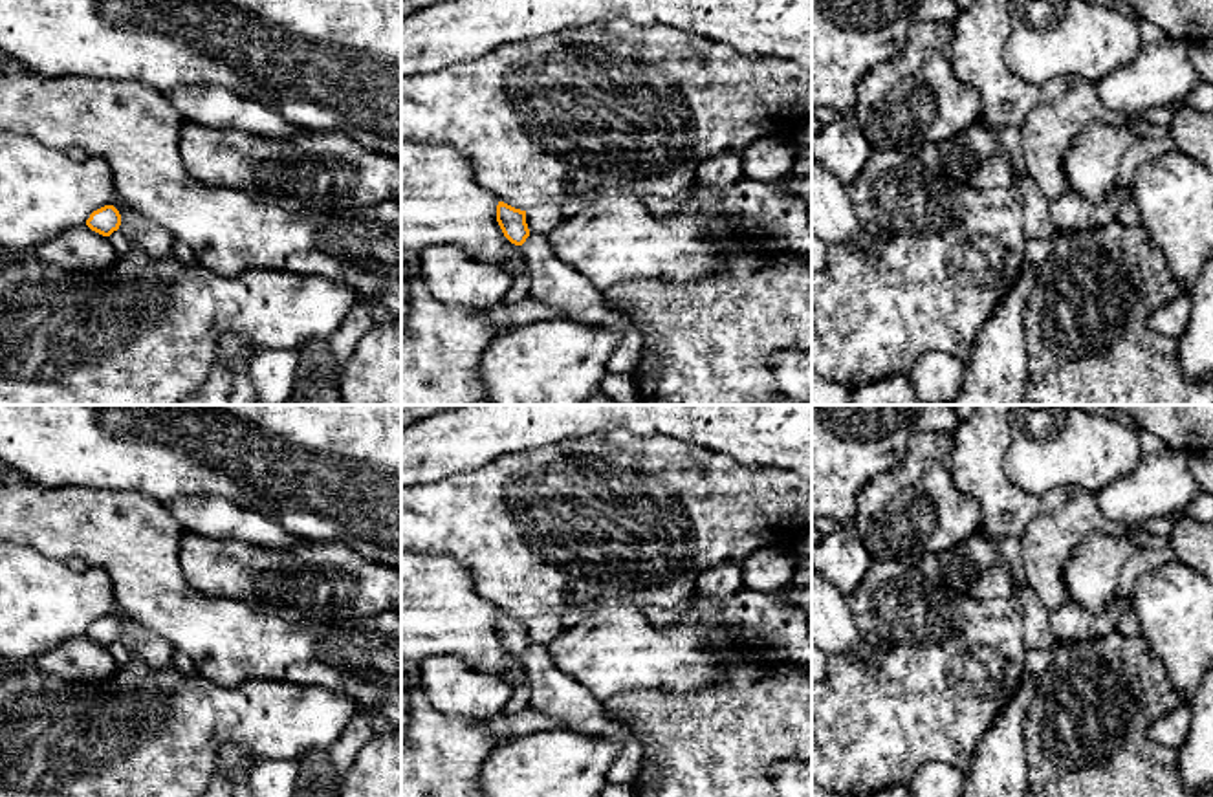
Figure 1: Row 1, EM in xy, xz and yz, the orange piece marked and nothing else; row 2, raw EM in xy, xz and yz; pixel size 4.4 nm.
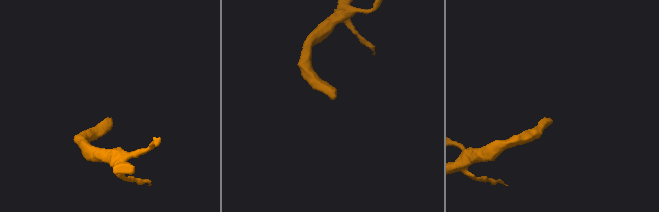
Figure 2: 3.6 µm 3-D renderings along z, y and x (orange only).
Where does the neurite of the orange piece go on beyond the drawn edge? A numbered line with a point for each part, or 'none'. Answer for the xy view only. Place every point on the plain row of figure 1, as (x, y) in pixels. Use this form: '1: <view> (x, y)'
none

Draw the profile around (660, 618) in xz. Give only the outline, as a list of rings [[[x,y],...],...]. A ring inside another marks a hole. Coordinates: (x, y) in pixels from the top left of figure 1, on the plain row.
[[[694,594],[693,597],[689,597],[687,601],[683,601],[682,605],[674,606],[674,608],[660,608],[660,606],[645,606],[641,608],[643,614],[647,616],[647,619],[650,621],[650,625],[658,630],[669,630],[671,627],[674,627],[682,616],[698,601],[702,601],[704,597],[700,597],[698,594]]]

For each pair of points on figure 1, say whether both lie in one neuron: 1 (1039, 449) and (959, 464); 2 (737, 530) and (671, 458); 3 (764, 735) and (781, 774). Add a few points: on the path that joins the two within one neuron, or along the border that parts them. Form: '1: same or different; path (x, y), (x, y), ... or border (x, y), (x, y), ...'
1: different; border (1008, 424), (1010, 447), (1005, 471), (1027, 493)
2: same; path (719, 512), (682, 477)
3: different; border (792, 759), (779, 761), (770, 777)

